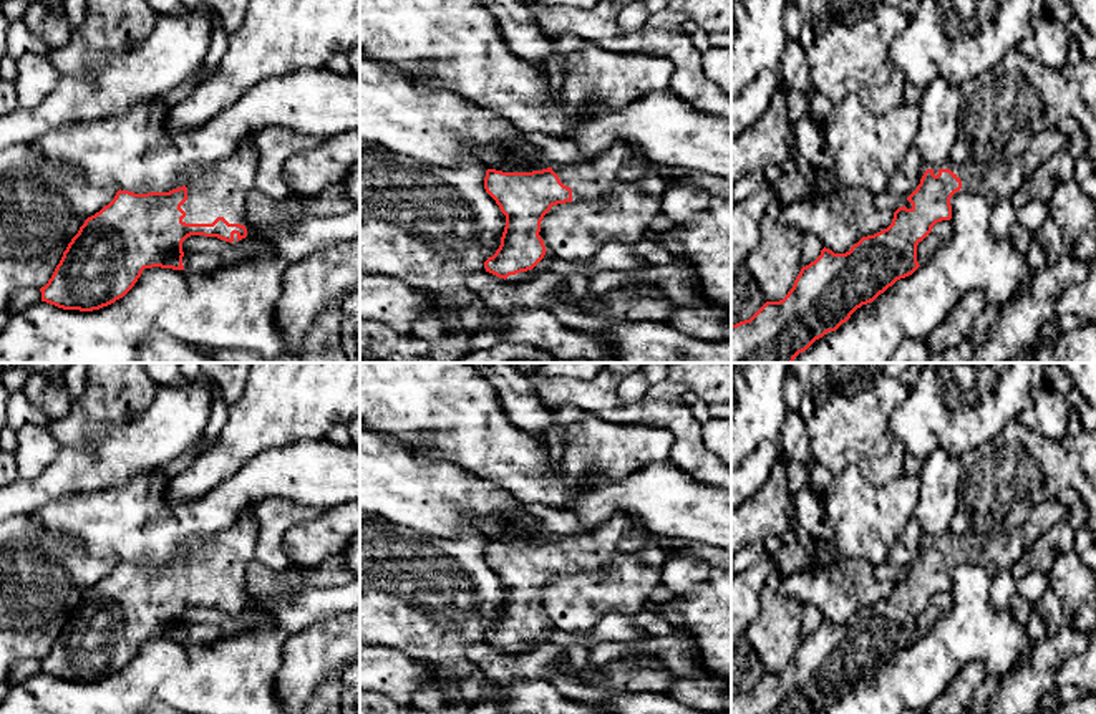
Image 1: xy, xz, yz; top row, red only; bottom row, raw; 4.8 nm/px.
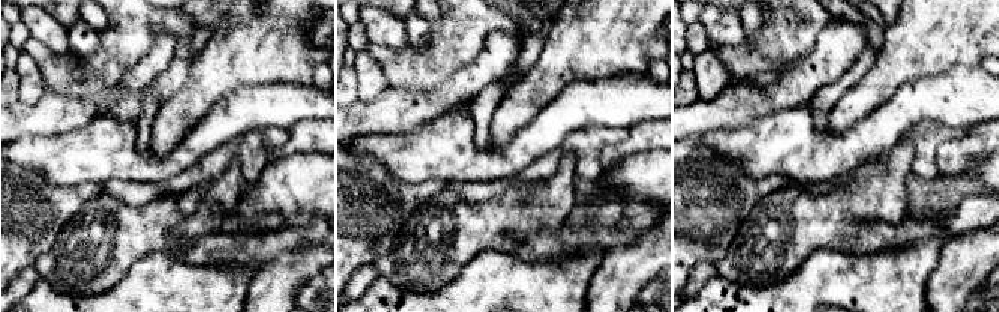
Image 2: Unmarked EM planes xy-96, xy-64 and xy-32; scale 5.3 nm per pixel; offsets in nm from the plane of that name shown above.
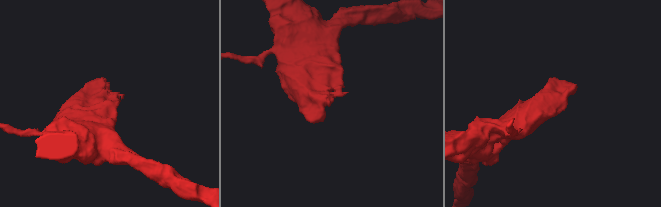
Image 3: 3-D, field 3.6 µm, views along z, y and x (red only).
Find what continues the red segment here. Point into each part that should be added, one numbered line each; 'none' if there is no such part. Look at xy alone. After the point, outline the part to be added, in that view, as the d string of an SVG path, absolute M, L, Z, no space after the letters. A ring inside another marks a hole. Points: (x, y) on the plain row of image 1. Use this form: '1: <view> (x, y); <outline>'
1: xy (219, 562); M254 509L240 512L226 532L197 540L187 552L187 572L181 577L186 595L212 595L224 588L229 595L247 595L245 570L254 560L257 522Z

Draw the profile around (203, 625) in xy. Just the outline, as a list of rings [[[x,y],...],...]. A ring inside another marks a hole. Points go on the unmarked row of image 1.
[[[191,606],[182,613],[182,636],[186,643],[204,644],[245,631],[262,621],[264,615],[255,608],[230,615],[217,608]]]

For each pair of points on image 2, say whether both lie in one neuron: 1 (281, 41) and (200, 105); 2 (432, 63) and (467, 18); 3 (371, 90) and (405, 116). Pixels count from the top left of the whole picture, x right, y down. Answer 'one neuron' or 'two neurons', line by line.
1: one neuron
2: one neuron
3: two neurons

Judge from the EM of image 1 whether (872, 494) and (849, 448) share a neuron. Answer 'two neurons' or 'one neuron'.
two neurons

